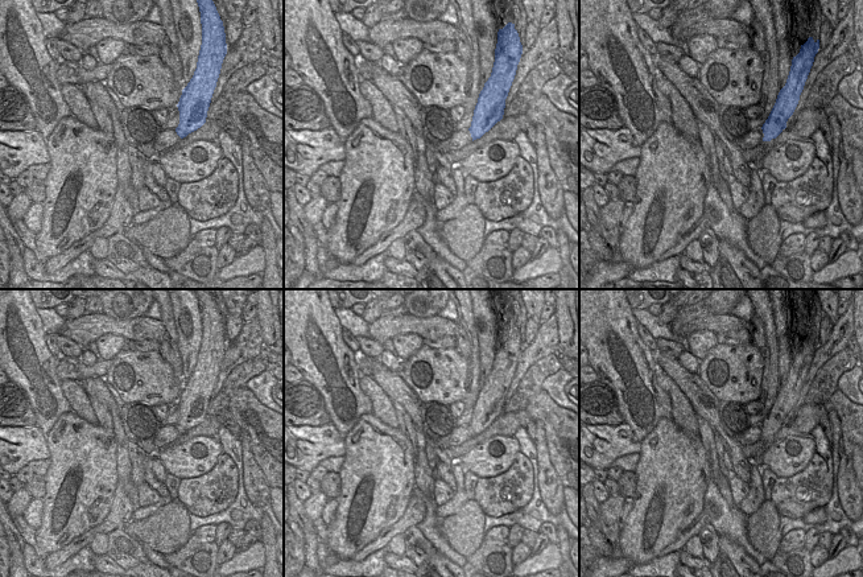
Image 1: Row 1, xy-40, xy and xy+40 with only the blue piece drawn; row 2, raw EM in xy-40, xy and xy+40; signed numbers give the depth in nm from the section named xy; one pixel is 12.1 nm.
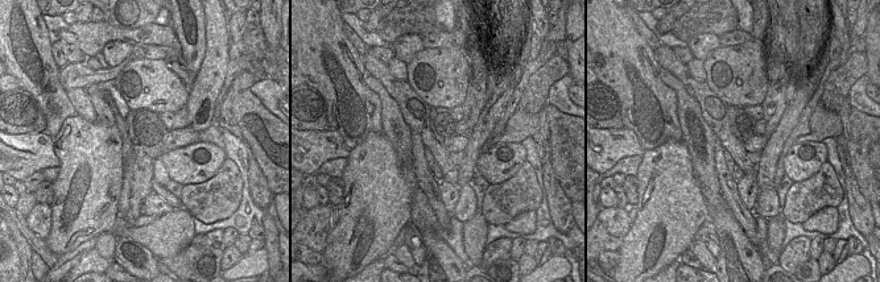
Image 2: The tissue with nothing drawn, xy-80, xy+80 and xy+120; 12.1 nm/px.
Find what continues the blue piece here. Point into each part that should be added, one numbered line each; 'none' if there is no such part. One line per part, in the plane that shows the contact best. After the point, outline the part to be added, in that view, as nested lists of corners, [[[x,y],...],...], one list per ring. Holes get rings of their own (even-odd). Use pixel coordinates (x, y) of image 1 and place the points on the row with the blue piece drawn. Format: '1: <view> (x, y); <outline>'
1: xy+40 (767, 145); [[[763,129],[760,131],[761,133],[761,141],[757,147],[761,147],[765,152],[771,151],[773,148],[773,140],[772,139],[771,141],[764,141],[763,137],[764,137],[764,133],[763,133]]]

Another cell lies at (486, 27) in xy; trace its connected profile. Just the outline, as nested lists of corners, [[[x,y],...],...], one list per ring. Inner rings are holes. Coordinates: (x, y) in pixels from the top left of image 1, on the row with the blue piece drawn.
[[[471,0],[474,30],[479,48],[480,91],[492,73],[495,62],[495,49],[497,44],[497,16],[491,5],[491,0]]]

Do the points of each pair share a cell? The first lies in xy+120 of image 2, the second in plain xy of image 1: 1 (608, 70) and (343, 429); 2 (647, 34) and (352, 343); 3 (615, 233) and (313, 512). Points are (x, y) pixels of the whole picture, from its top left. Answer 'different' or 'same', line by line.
1: same
2: same
3: same

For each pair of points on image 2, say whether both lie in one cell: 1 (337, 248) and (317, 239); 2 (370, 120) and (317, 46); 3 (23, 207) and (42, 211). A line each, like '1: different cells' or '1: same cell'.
1: different cells
2: same cell
3: different cells

